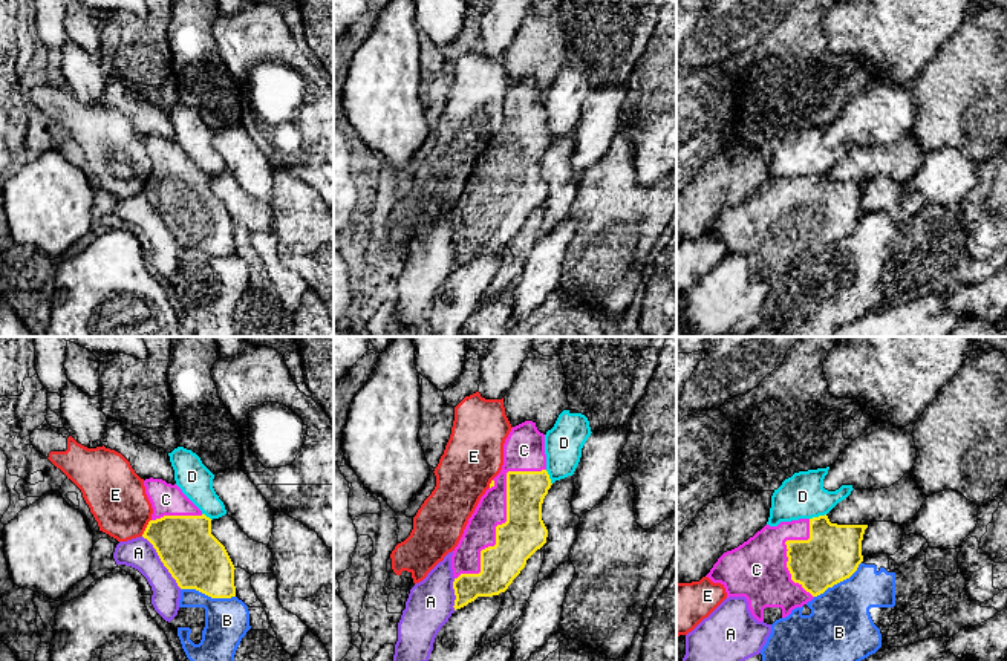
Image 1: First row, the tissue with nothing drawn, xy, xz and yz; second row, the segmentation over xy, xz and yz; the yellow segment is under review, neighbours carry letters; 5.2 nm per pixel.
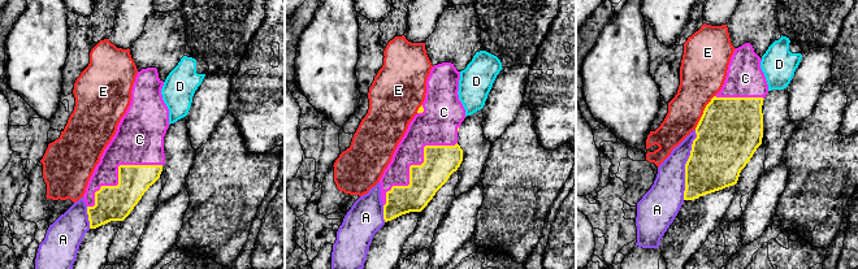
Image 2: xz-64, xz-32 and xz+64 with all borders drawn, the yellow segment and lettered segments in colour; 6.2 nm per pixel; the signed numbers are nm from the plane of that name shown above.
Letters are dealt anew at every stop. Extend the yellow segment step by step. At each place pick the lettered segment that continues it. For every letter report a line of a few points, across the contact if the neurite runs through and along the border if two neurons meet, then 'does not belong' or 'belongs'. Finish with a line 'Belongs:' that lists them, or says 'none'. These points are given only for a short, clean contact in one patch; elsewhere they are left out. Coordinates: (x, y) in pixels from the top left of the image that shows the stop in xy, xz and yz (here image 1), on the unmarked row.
A: does not belong
B: line xy (181, 245), (195, 245), (211, 254), (234, 254); does not belong
C: belongs
D: line yz (825, 170), (810, 176); does not belong
E: does not belong
Belongs: C

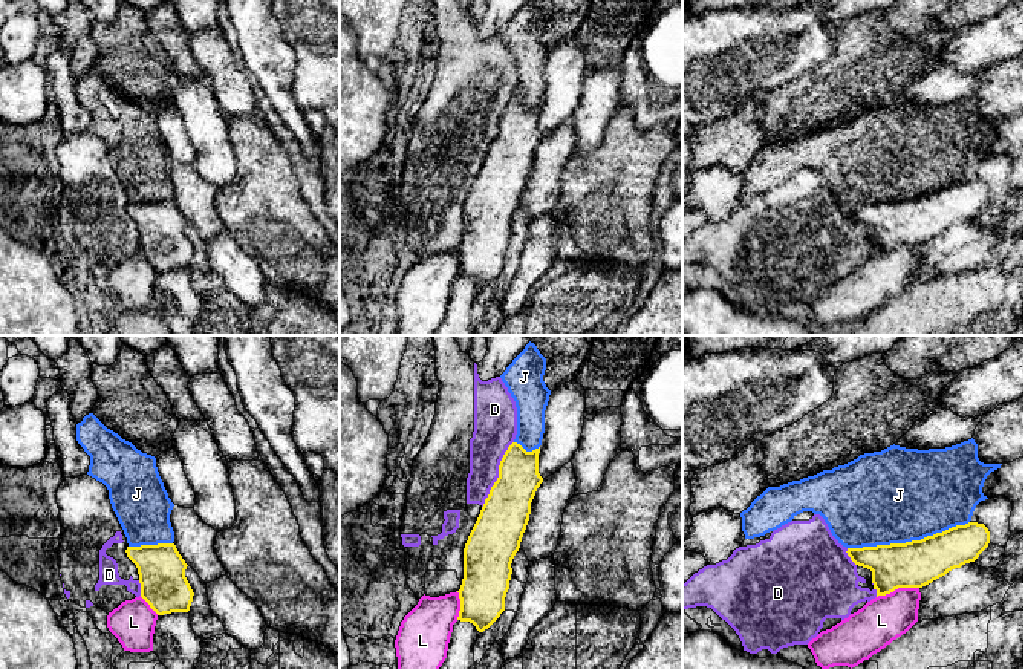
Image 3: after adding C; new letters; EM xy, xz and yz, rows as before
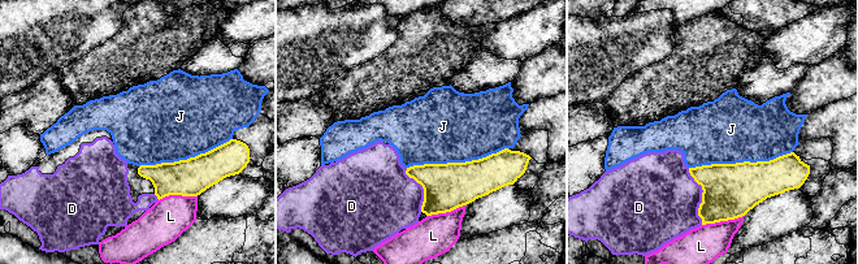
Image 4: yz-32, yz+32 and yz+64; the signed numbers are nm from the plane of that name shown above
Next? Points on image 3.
D: does not belong
J: does not belong
L: does not belong
Belongs: none

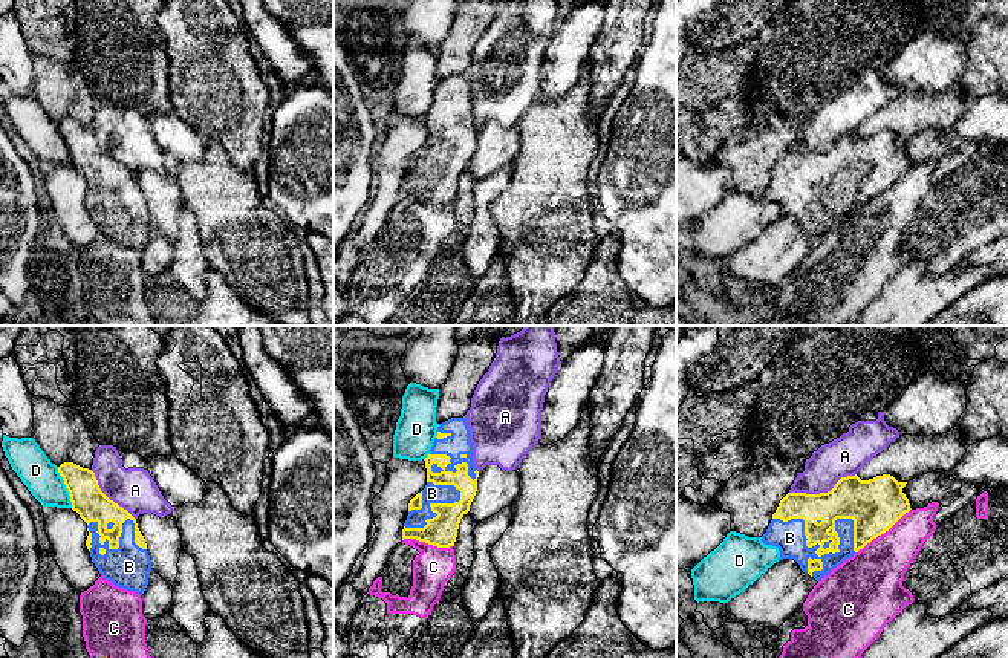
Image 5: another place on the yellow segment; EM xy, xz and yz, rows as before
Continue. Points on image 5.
A: does not belong
B: belongs
C: line yz (910, 166), (855, 210); does not belong
D: does not belong
Belongs: B

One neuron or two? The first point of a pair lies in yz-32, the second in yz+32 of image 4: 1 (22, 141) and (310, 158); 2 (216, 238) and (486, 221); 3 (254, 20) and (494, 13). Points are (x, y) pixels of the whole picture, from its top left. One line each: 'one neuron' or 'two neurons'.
1: one neuron
2: two neurons
3: two neurons

